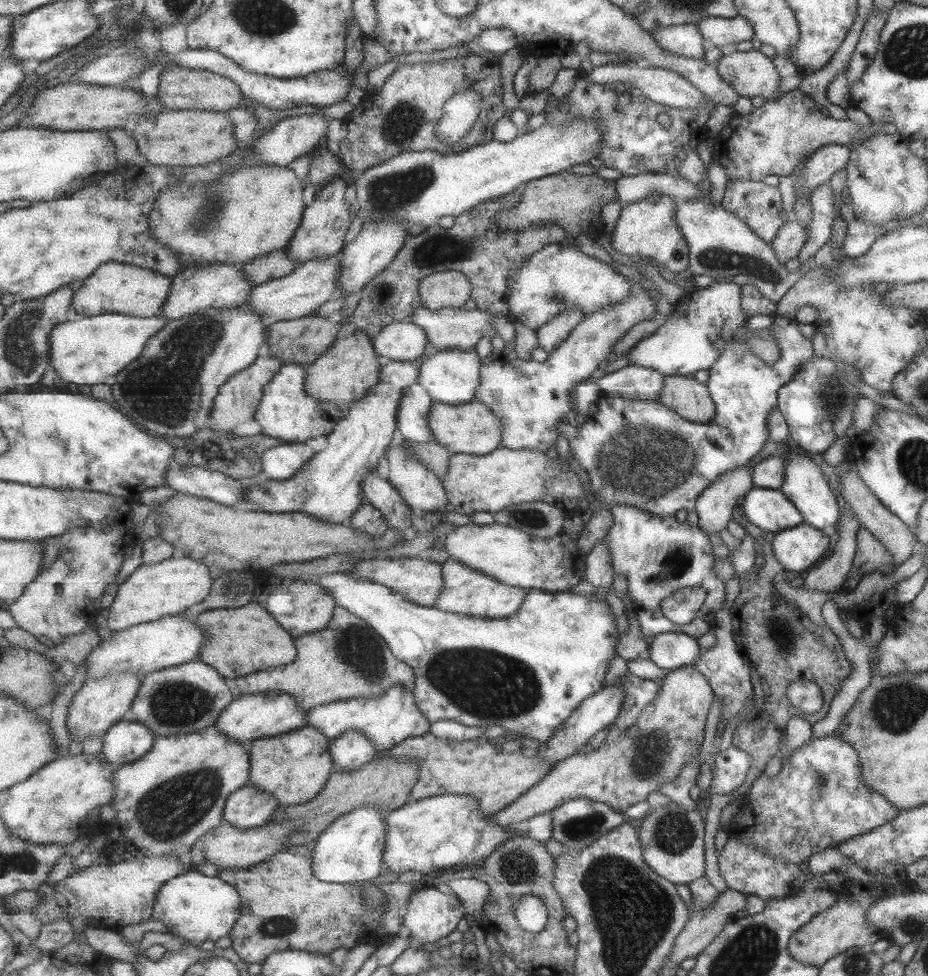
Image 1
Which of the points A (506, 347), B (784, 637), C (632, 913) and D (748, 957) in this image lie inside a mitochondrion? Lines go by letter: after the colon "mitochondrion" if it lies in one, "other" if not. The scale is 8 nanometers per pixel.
A: other
B: mitochondrion
C: mitochondrion
D: mitochondrion

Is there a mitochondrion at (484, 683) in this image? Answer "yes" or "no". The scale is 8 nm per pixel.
yes

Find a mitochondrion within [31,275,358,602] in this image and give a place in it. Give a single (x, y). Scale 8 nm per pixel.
(188, 350)

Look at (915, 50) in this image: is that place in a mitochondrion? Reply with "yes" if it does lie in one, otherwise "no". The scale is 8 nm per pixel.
yes

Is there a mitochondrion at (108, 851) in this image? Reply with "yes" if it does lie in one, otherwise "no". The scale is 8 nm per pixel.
no

